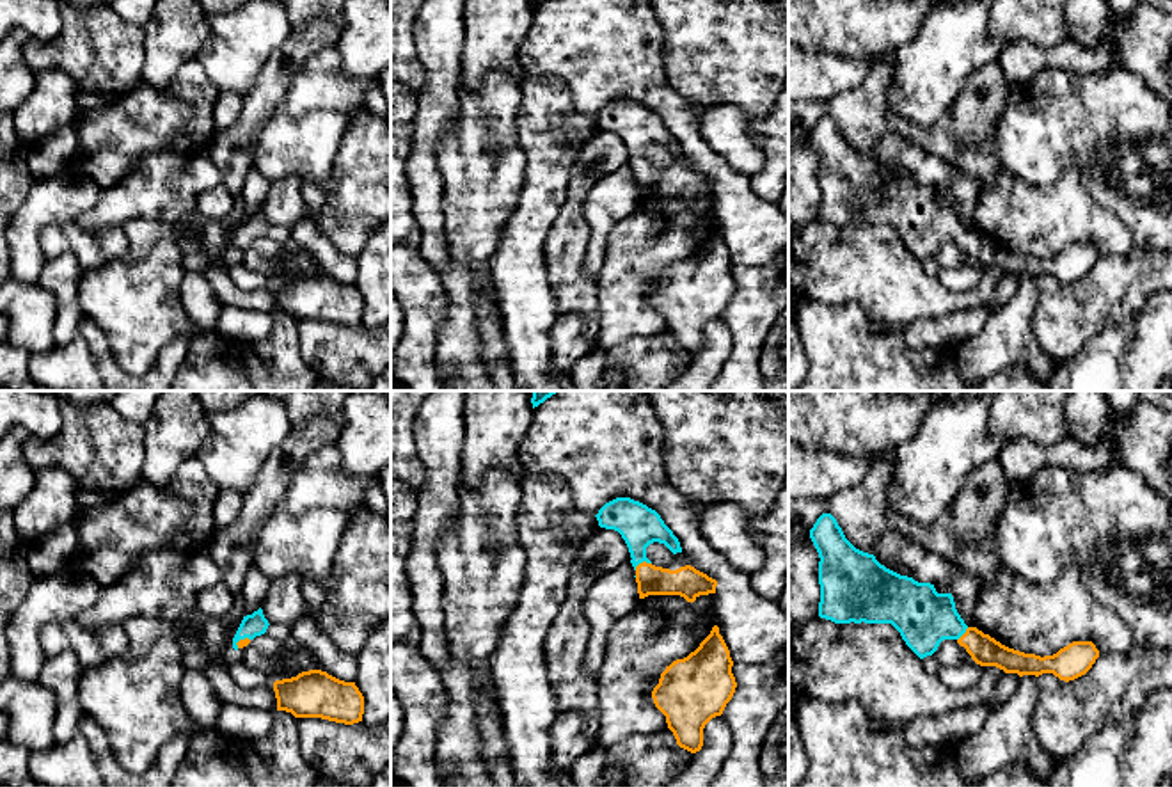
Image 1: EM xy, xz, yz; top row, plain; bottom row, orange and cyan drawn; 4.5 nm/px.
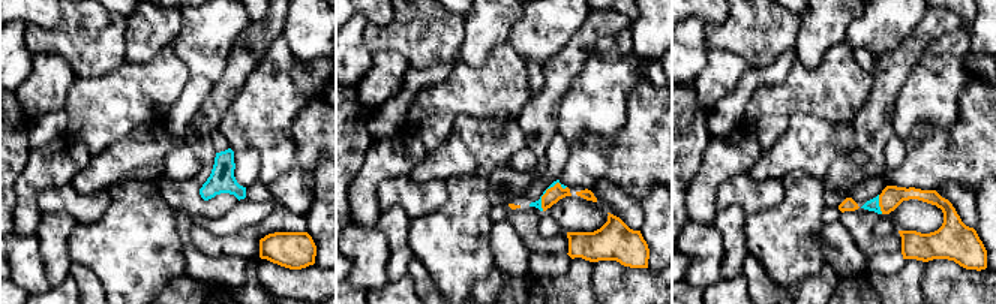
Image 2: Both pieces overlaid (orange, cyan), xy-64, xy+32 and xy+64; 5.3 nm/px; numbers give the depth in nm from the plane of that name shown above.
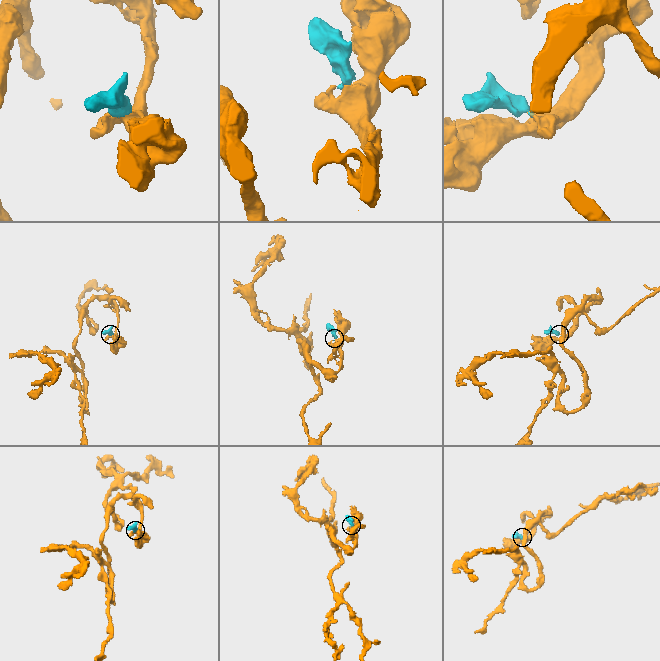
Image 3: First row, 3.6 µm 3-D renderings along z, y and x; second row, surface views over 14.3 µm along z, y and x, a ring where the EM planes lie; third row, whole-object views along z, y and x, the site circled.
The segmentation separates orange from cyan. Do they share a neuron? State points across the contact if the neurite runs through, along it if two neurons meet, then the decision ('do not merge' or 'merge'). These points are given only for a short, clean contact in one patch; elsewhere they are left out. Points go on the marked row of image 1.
merge

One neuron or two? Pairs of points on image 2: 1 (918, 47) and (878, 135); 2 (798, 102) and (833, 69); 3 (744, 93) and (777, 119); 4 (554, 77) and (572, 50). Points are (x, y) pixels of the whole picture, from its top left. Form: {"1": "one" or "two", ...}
{"1": "one", "2": "one", "3": "two", "4": "one"}

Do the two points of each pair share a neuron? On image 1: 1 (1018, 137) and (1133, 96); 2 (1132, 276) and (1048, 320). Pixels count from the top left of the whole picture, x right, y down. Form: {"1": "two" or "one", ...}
{"1": "one", "2": "one"}

